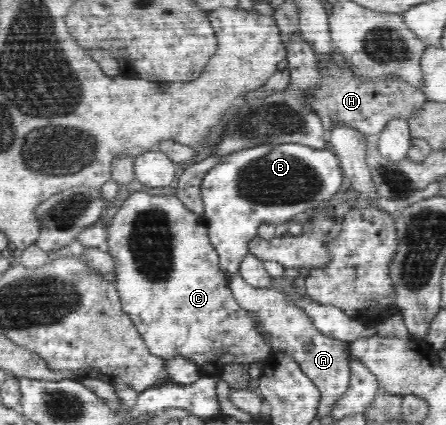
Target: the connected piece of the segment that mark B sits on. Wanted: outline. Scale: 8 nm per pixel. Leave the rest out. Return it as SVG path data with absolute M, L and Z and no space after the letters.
M263 144L233 152L224 161L213 166L201 183L201 196L204 204L204 220L207 225L209 240L219 255L219 267L227 281L240 272L240 264L249 250L248 244L258 235L258 228L263 223L275 224L281 228L299 212L323 204L333 194L346 188L345 176L339 169L339 159L335 152L314 149L304 144Z

